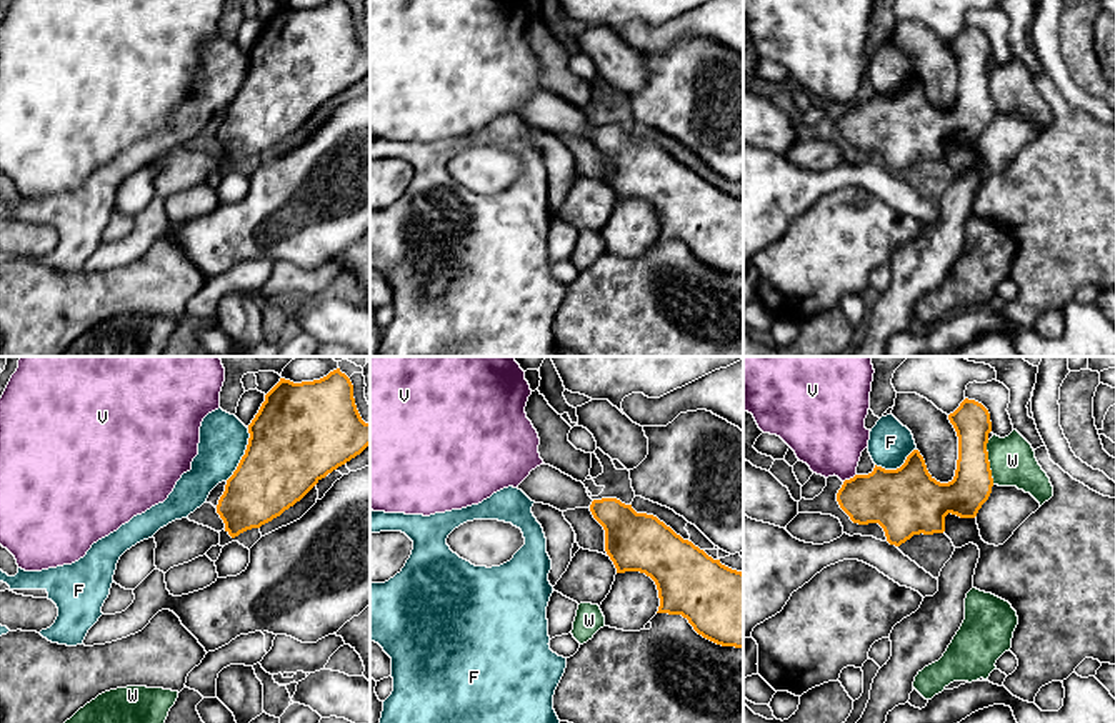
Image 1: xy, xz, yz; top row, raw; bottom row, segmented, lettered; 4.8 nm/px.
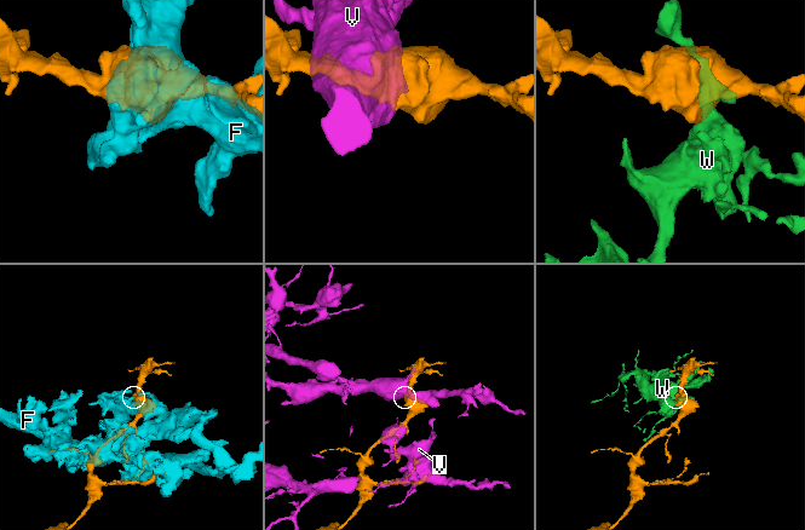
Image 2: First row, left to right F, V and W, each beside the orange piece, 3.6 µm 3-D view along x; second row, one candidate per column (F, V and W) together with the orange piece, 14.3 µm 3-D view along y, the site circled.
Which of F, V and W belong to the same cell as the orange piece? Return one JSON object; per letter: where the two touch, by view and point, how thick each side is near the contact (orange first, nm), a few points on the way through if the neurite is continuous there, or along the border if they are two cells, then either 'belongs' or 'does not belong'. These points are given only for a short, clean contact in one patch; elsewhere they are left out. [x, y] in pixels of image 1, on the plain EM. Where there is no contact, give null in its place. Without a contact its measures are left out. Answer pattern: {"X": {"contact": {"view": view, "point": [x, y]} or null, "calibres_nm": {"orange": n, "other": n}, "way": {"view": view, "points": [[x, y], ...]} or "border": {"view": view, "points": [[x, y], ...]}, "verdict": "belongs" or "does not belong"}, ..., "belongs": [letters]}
{"F": {"contact": {"view": "xy", "point": [244, 82]}, "calibres_nm": {"orange": 440, "other": 240}, "verdict": "does not belong"}, "V": {"contact": {"view": "yz", "point": [850, 105]}, "calibres_nm": {"orange": 300, "other": 360}, "border": {"view": "yz", "points": [[855, 100], [844, 109]]}, "verdict": "does not belong"}, "W": {"contact": {"view": "yz", "point": [989, 89]}, "calibres_nm": {"orange": 190, "other": 220}, "verdict": "does not belong"}, "belongs": []}

